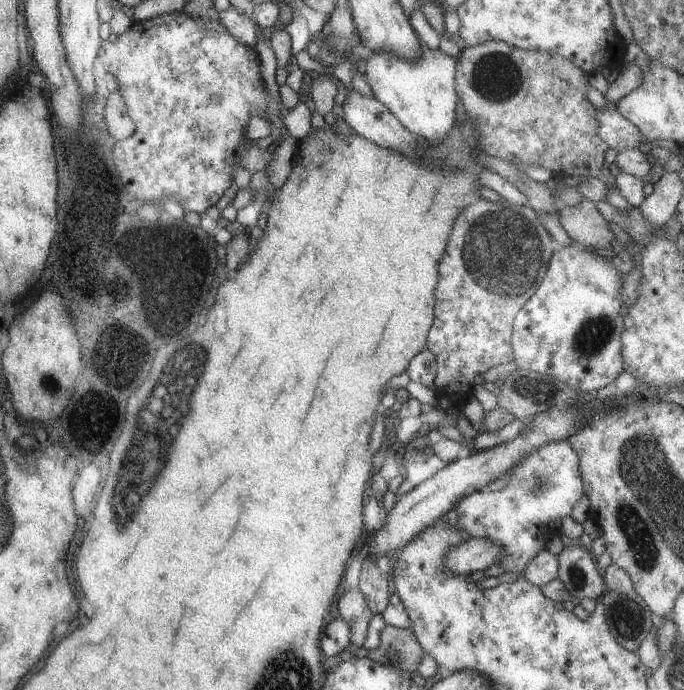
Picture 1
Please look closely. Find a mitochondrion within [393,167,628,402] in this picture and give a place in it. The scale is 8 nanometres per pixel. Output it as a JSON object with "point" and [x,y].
{"point":[498,250]}

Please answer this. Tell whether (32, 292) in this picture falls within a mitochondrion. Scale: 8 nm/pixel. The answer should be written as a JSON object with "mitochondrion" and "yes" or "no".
{"mitochondrion":"no"}

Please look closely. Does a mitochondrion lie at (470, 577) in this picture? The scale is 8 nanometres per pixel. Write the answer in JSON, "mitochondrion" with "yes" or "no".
{"mitochondrion":"no"}

